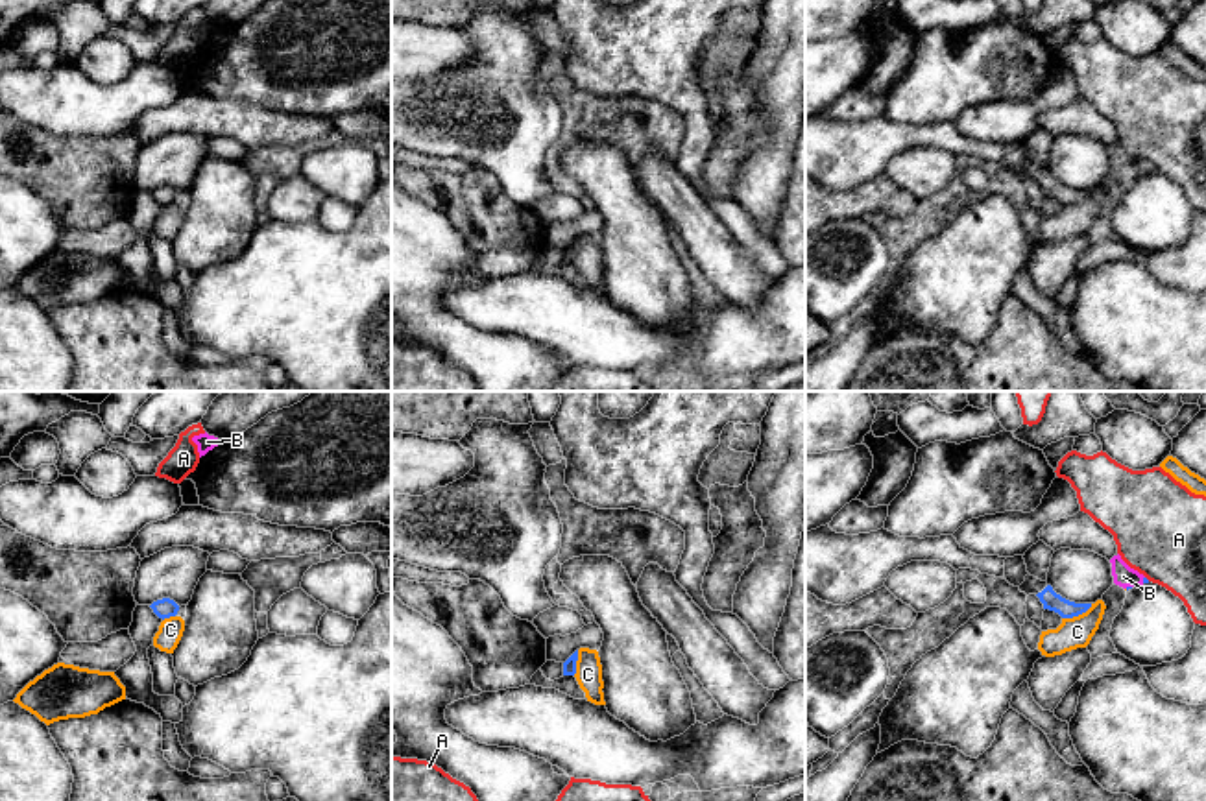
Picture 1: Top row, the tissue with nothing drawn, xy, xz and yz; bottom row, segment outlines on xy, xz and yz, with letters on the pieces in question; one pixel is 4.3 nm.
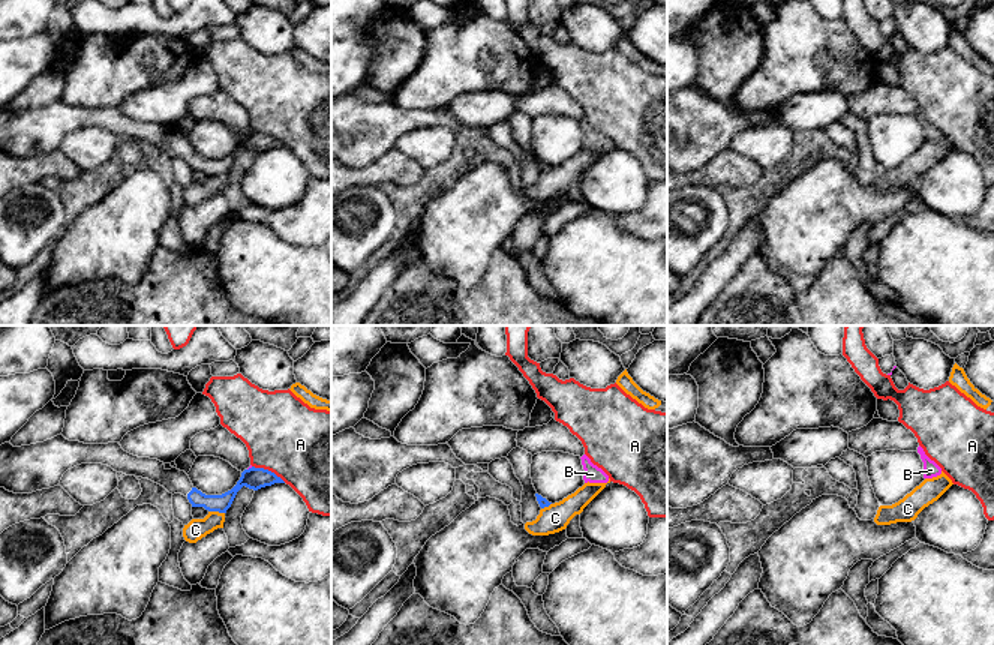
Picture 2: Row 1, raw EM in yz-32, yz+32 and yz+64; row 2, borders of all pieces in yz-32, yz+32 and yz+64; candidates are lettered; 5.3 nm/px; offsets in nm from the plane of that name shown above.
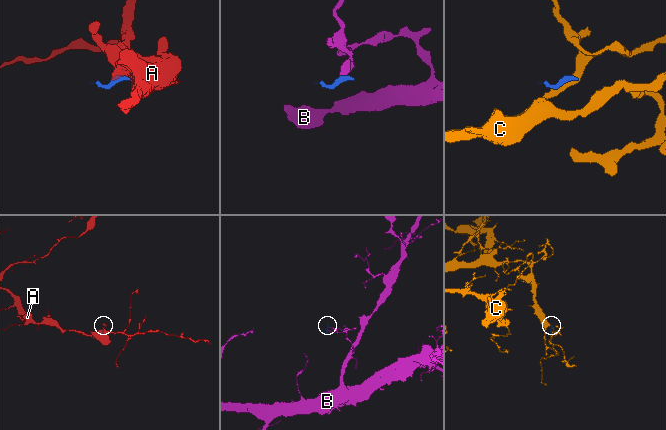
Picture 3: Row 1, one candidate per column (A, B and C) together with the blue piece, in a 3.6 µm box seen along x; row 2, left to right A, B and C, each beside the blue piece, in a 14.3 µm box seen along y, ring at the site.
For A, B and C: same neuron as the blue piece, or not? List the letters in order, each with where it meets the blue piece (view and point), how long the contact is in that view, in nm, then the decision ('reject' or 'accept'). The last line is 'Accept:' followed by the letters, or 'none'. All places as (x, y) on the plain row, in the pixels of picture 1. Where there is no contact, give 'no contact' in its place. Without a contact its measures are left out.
A: no contact; reject
B: contact yz (1144, 167); length 30 nm; reject
C: contact yz (1077, 202); length 150 nm; reject
Accept: none

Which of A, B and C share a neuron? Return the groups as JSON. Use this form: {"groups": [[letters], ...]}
{"groups": [["A"], ["B"], ["C"]]}

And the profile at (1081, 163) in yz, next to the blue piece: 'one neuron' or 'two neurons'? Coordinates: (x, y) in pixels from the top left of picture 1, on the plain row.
two neurons

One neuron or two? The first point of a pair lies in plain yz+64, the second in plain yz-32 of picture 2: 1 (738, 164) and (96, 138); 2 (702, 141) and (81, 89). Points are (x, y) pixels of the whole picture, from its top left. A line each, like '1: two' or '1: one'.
1: two
2: two

